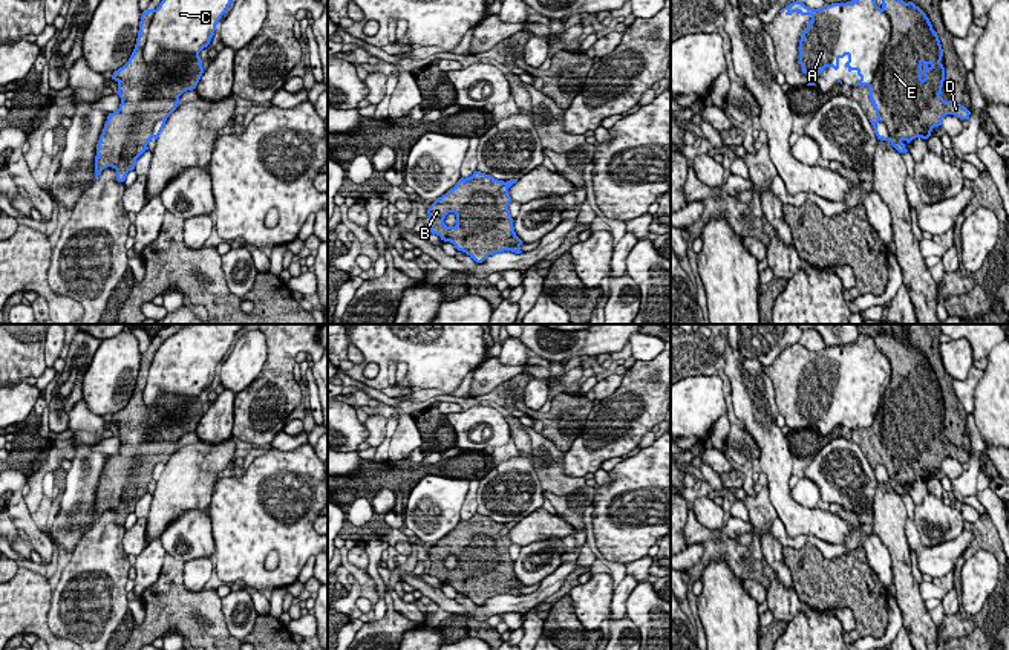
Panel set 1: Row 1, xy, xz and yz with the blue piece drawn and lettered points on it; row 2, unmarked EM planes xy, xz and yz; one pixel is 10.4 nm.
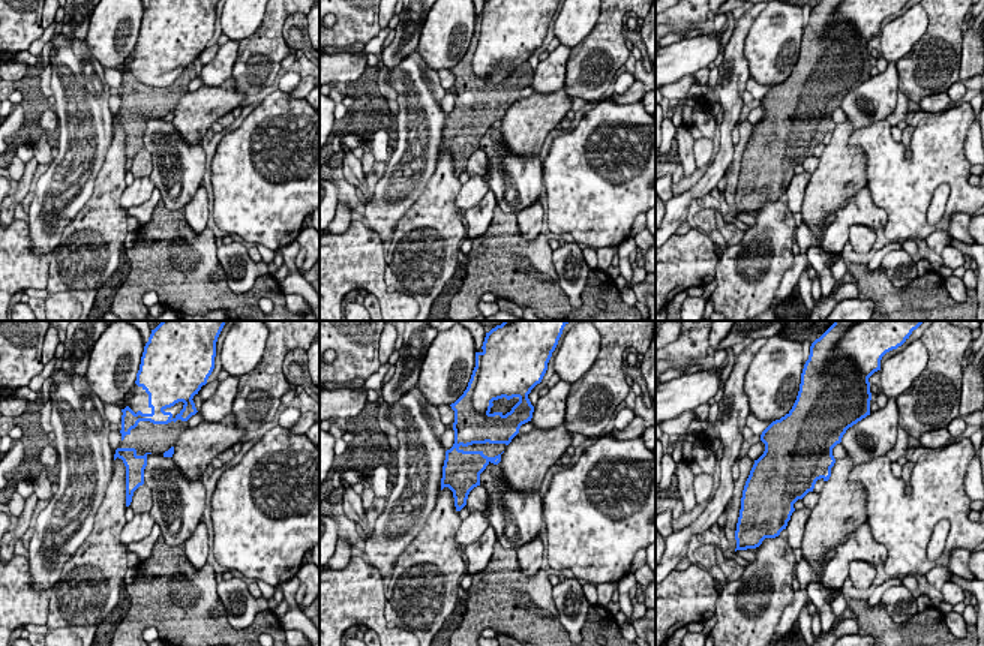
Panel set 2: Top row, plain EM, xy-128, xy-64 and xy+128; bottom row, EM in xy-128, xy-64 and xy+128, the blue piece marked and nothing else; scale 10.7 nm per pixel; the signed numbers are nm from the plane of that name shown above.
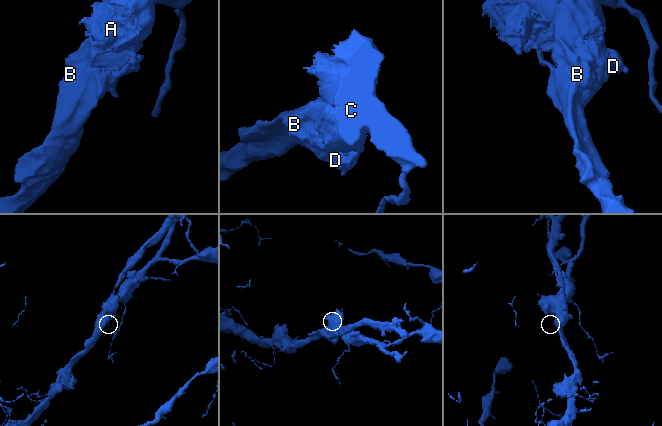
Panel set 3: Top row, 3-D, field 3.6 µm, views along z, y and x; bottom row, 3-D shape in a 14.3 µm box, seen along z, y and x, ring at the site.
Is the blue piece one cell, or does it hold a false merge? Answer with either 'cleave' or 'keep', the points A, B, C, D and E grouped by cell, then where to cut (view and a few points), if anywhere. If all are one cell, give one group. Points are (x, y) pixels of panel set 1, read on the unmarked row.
cleave | A C / B D E | xy (153, 352), (143, 401), (153, 406), (176, 395), (198, 396)

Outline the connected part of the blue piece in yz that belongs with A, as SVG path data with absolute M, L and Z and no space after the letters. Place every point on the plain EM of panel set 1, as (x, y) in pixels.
M859 333L856 343L824 347L821 352L796 343L781 352L785 358L810 358L799 382L802 416L824 416L825 410L839 411L845 398L848 414L856 413L860 422L854 428L868 428L874 422L880 398L891 379L891 362L876 347L871 333Z

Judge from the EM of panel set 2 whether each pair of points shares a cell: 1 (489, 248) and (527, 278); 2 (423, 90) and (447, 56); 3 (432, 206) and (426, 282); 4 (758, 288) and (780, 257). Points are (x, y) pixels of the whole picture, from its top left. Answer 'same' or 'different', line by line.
1: same
2: different
3: same
4: same

